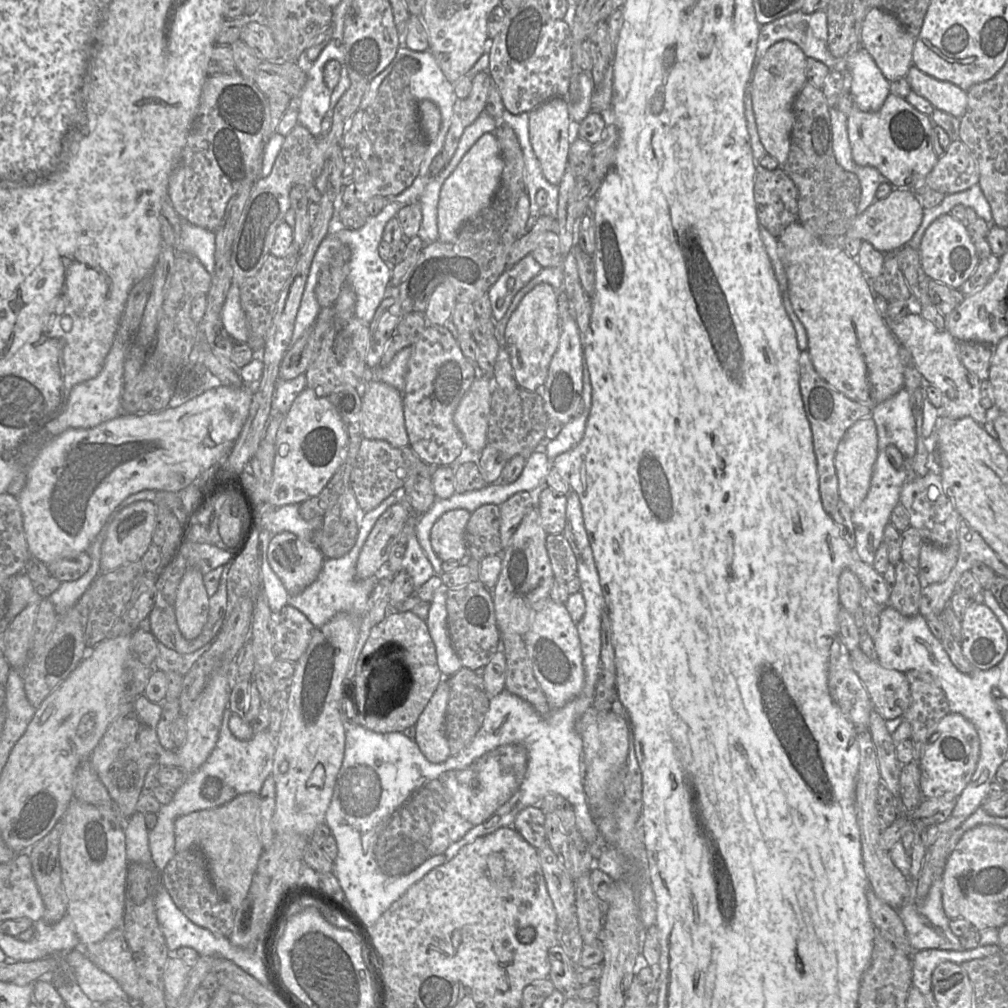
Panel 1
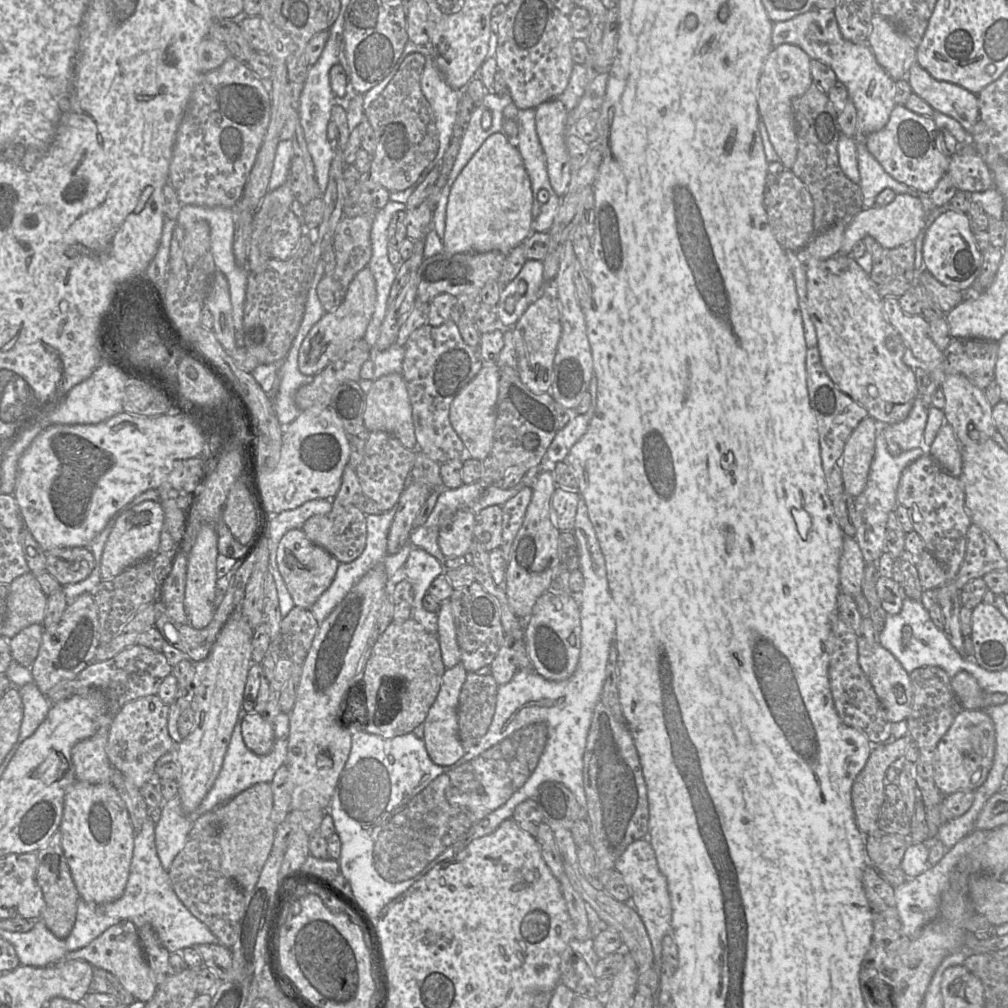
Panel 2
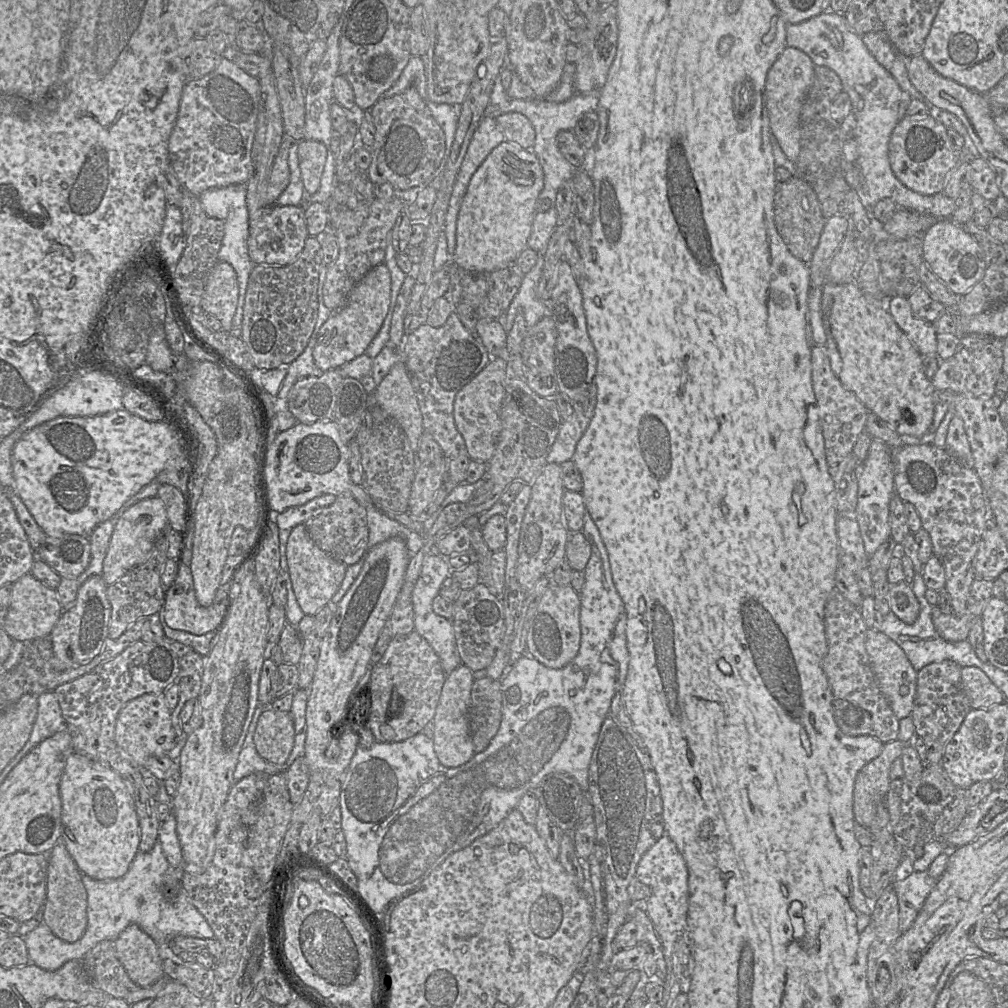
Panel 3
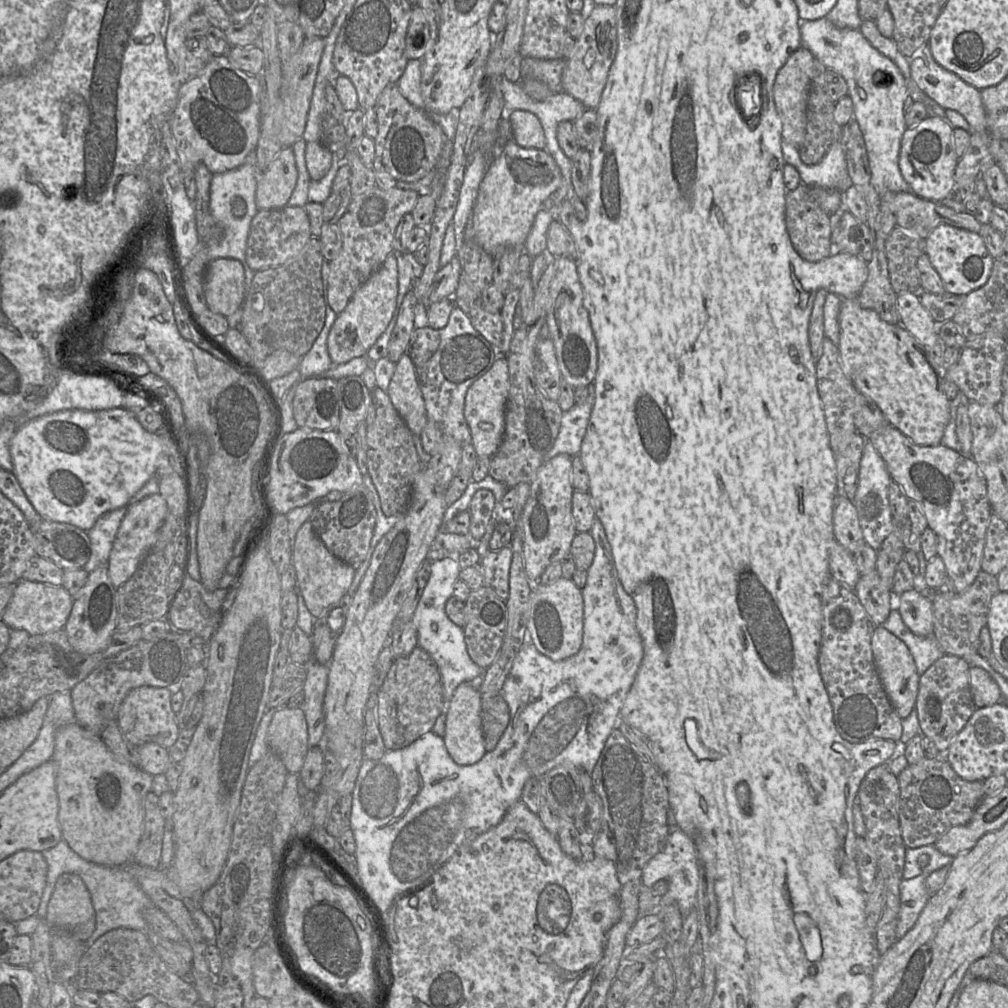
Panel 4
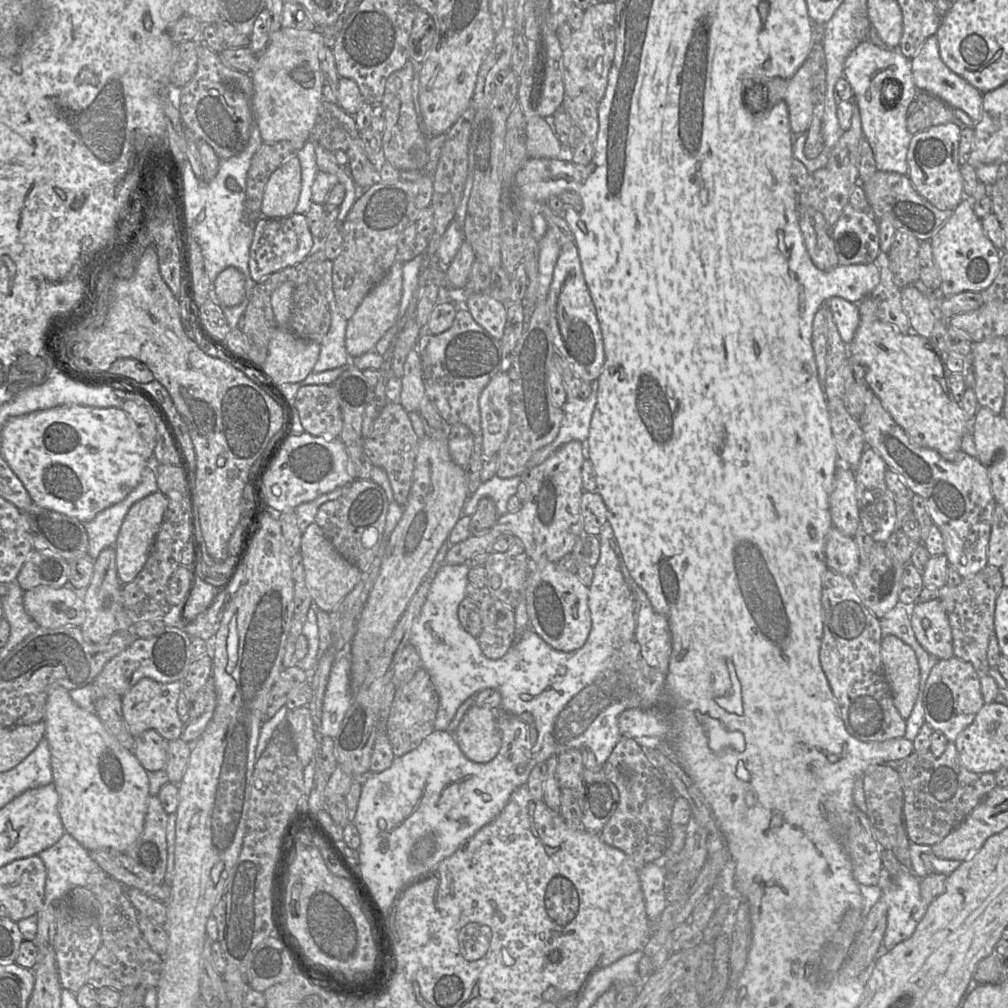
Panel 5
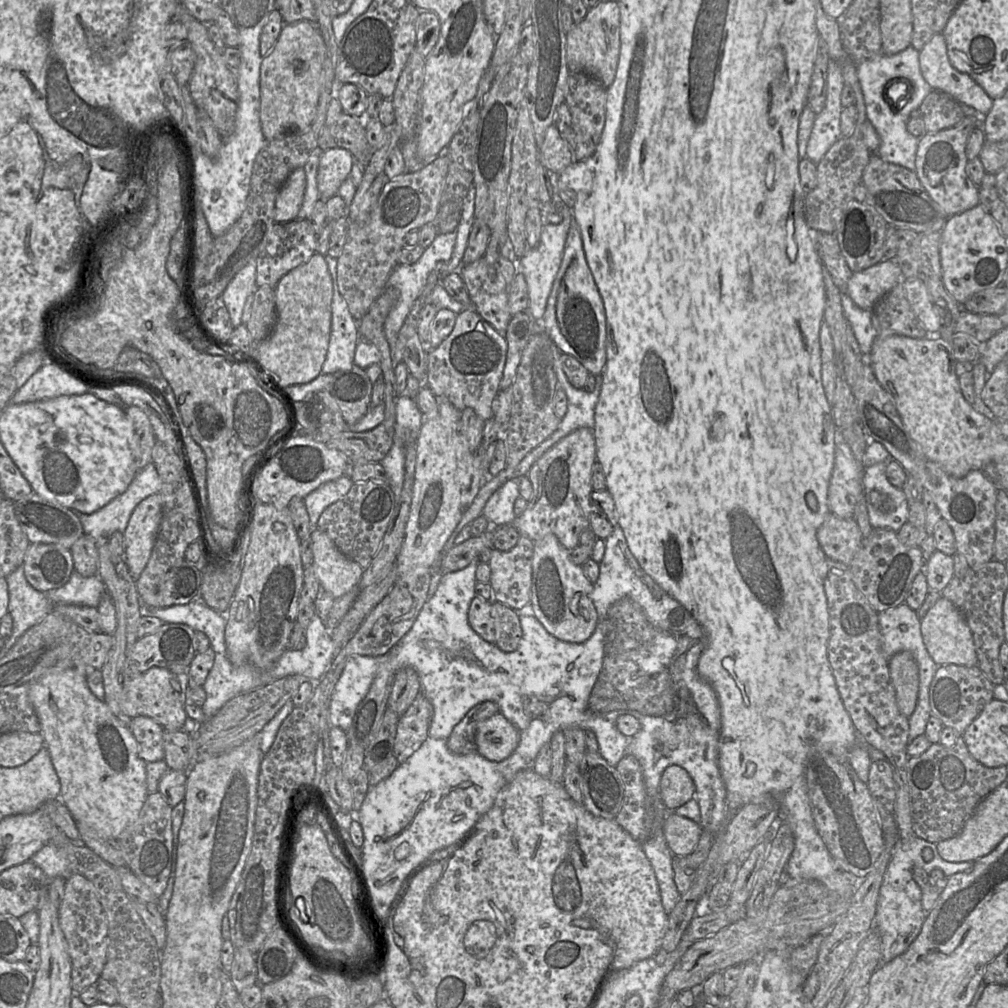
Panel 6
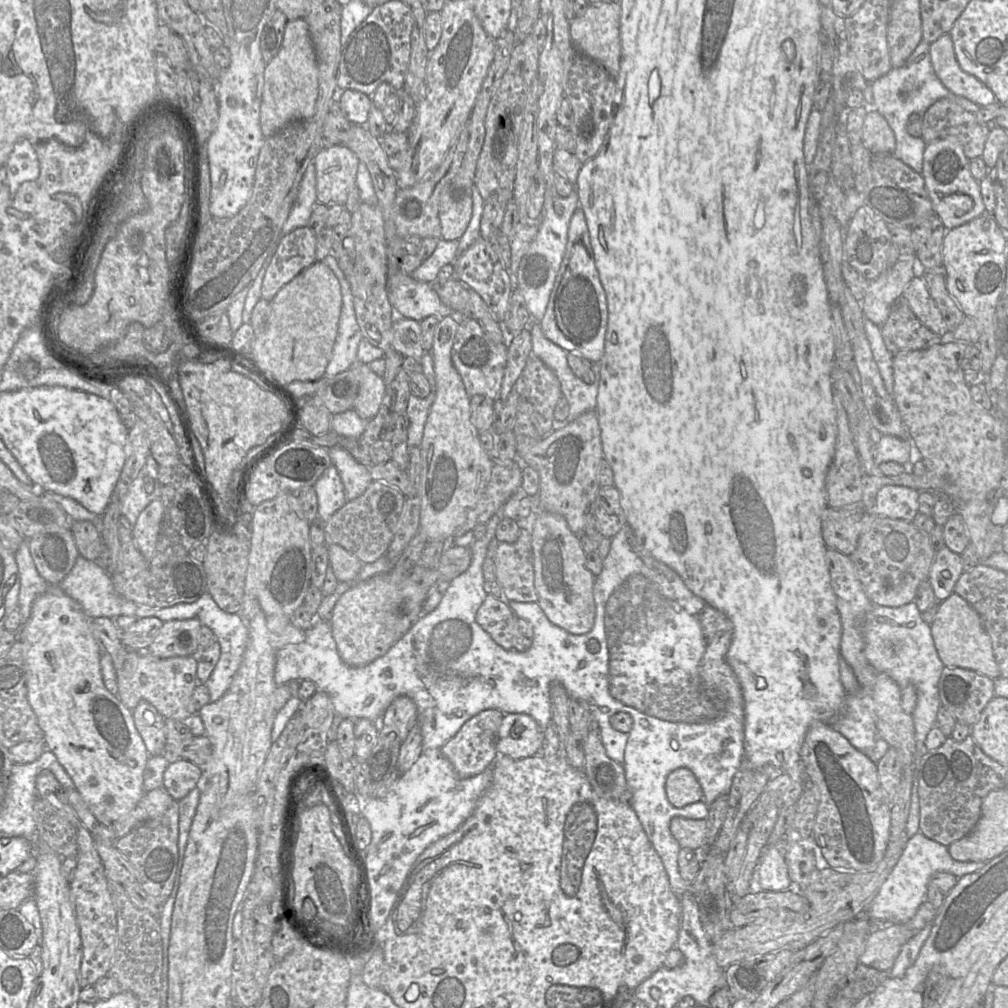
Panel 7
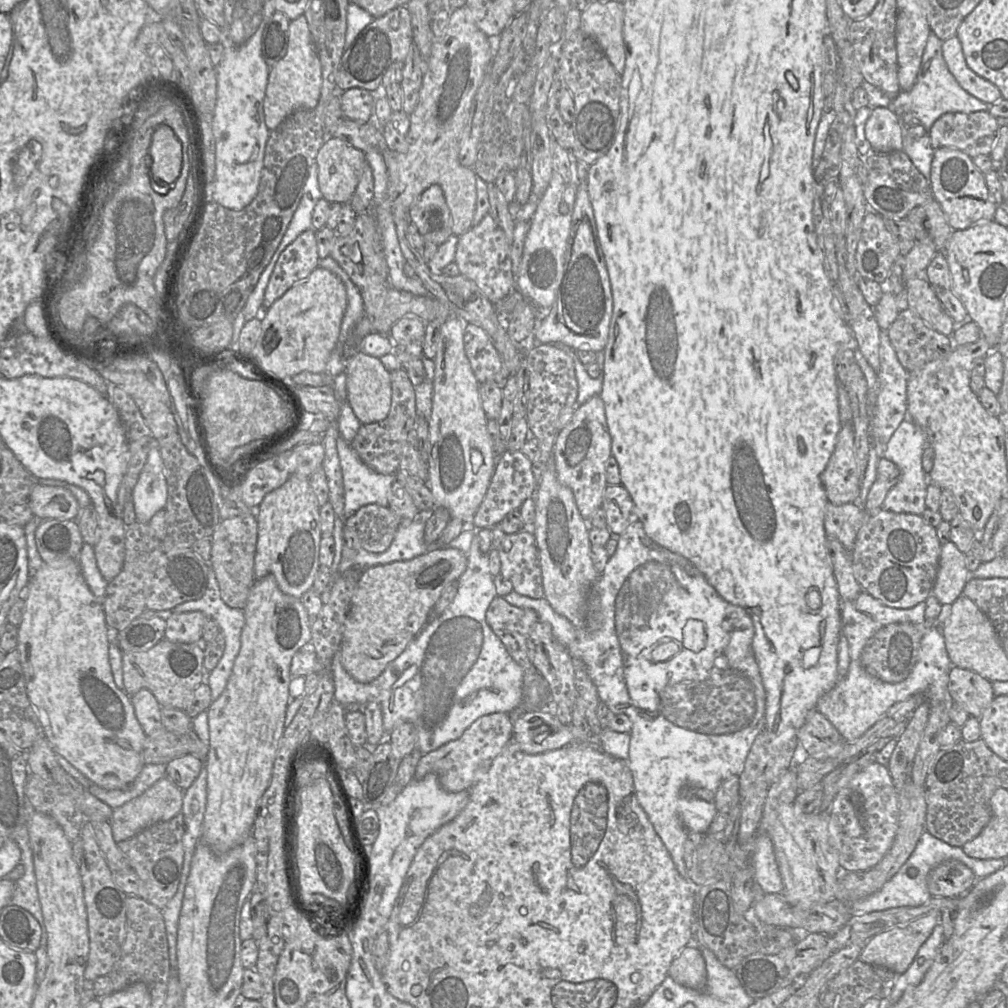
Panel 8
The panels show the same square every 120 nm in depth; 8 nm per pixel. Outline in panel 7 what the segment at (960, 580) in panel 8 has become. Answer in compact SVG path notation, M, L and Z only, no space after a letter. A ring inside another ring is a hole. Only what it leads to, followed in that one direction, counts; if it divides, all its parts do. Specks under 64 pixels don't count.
M946 546L936 552L928 580L937 600L944 601L953 593L954 586L962 573L964 571L959 554Z

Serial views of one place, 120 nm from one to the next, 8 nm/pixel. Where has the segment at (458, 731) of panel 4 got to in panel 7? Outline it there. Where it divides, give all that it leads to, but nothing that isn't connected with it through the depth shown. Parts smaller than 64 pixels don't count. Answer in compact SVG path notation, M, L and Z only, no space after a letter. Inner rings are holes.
M524 713L505 714L498 731L498 755L512 759L531 757L541 751L544 732L536 721Z

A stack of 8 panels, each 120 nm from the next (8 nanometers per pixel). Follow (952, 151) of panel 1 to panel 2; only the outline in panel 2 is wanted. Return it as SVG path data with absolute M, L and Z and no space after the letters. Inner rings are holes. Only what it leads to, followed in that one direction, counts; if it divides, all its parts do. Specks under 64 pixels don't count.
M960 149L950 157L950 164L946 175L949 175L957 189L961 192L983 192L994 185L994 178L992 172L980 154L973 149Z

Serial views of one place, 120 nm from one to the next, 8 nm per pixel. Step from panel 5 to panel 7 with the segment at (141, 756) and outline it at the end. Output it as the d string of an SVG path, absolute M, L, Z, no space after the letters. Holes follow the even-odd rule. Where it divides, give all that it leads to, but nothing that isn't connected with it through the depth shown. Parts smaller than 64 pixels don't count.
M140 701L132 710L135 728L150 756L162 755L166 744L165 720L147 701Z

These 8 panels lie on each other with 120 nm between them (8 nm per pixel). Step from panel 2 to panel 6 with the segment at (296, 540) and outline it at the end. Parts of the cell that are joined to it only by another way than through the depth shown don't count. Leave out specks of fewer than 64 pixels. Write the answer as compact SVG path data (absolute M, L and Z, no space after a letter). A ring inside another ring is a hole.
M318 527L310 536L313 568L320 586L335 599L351 590L358 589L364 569L344 555Z

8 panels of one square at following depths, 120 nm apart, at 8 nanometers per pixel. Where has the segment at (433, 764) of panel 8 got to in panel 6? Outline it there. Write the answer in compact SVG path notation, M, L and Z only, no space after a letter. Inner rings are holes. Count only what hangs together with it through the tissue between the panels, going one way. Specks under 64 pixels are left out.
M485 701L472 707L454 726L447 739L448 749L457 755L475 752L475 734L478 725L498 712L499 707L493 701Z

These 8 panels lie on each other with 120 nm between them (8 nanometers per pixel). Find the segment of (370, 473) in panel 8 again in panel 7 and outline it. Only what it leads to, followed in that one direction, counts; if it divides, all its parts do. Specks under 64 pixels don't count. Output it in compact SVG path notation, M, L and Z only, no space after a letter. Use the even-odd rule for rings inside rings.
M340 446L328 448L328 452L344 485L347 502L362 495L373 481L369 468Z

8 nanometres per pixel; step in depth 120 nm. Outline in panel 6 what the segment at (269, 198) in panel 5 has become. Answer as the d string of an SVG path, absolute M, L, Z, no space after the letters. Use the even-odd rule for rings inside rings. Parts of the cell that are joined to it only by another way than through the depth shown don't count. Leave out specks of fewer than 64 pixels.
M304 168L295 169L281 186L274 209L275 224L293 221L297 218L306 188Z

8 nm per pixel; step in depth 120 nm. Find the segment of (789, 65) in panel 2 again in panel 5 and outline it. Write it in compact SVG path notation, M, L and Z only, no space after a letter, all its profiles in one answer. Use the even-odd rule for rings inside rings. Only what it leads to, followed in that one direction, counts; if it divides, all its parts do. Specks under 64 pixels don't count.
M804 62L787 81L784 101L787 104L792 134L805 133L812 119L809 63Z

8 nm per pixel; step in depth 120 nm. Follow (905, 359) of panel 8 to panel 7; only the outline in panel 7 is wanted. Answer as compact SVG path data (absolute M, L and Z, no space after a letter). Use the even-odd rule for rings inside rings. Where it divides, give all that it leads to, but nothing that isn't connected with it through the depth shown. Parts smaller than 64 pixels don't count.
M903 296L894 301L880 330L886 348L893 356L902 351L927 349L941 342L941 337L915 316Z

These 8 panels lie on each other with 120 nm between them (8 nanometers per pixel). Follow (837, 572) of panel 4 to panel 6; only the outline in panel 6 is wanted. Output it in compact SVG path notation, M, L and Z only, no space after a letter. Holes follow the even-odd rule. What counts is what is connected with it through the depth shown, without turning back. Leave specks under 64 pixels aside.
M829 514L817 530L818 544L828 560L850 565L862 544L862 533L855 518L839 518Z

